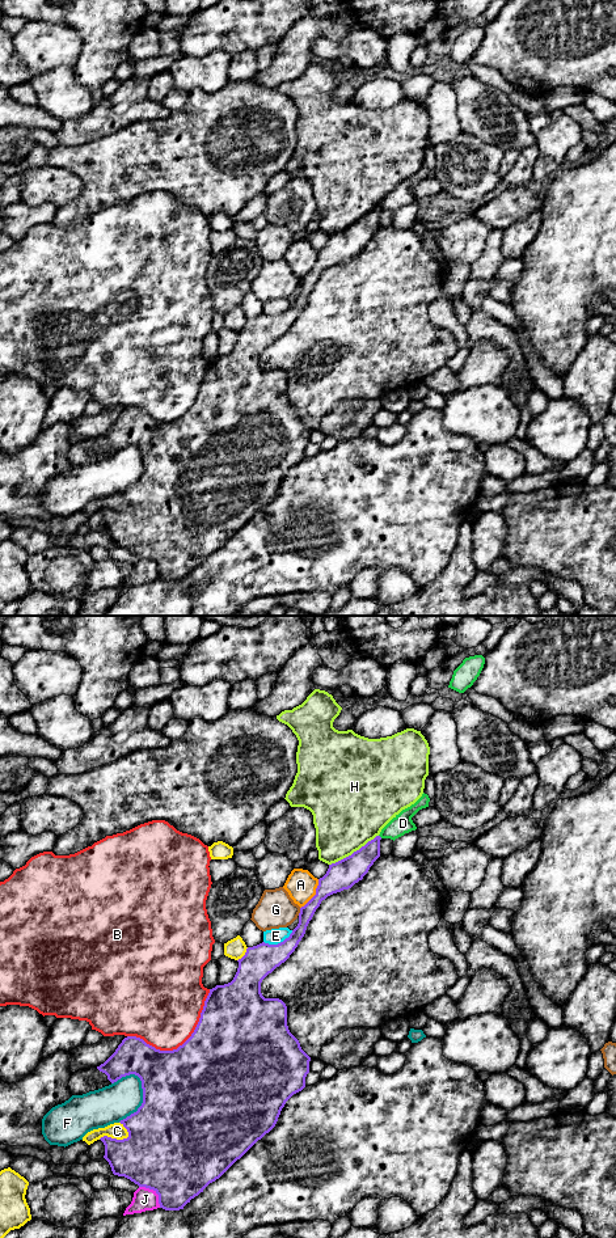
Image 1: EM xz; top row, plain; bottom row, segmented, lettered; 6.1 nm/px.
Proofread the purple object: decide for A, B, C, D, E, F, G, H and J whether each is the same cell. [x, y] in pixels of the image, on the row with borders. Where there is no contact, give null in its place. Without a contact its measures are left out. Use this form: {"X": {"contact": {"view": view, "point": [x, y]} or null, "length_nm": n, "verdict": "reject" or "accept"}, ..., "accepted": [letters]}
{"A": {"contact": {"view": "xz", "point": [316, 894]}, "length_nm": 220, "verdict": "reject"}, "B": {"contact": {"view": "xz", "point": [182, 1044]}, "length_nm": 600, "verdict": "reject"}, "C": {"contact": {"view": "xz", "point": [114, 1139]}, "length_nm": 200, "verdict": "reject"}, "D": {"contact": null, "verdict": "reject"}, "E": {"contact": {"view": "xz", "point": [278, 943]}, "length_nm": 200, "verdict": "reject"}, "F": {"contact": {"view": "xz", "point": [143, 1101]}, "length_nm": 320, "verdict": "reject"}, "G": {"contact": {"view": "xz", "point": [300, 912]}, "length_nm": 50, "verdict": "reject"}, "H": {"contact": {"view": "xz", "point": [354, 852]}, "length_nm": 360, "verdict": "reject"}, "J": {"contact": {"view": "xz", "point": [156, 1192]}, "length_nm": 190, "verdict": "reject"}, "accepted": []}

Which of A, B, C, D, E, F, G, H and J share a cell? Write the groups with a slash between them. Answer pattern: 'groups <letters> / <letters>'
groups A / B / C / D / E / F / G / H / J

